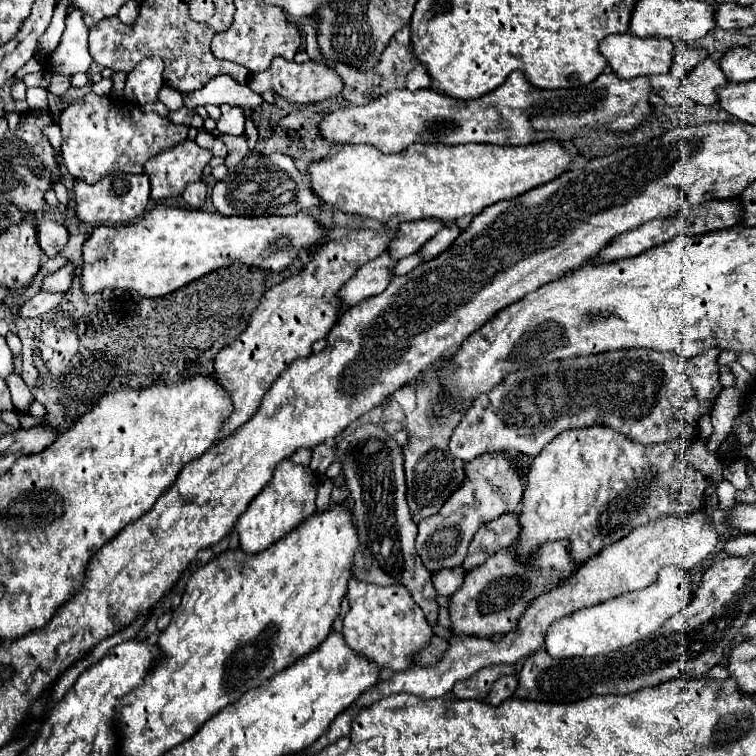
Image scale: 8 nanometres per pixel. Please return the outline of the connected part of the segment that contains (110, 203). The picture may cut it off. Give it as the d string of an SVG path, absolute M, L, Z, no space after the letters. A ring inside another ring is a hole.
M112 172L104 180L96 184L88 184L76 180L76 214L86 224L122 224L138 218L150 198L150 180L142 174L128 174L128 172Z

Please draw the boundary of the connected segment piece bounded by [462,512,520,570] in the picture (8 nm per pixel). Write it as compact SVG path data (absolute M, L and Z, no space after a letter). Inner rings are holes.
M506 512L500 518L494 518L484 526L480 526L480 530L476 532L476 538L472 540L472 546L468 548L468 558L464 560L462 566L466 570L472 570L484 564L484 560L492 556L496 550L516 542L520 534L518 520L520 520L518 512Z

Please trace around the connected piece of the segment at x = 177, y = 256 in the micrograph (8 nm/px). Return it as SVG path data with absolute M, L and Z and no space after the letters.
M156 206L136 224L126 226L96 226L92 236L82 246L82 272L80 272L80 288L82 294L98 294L102 290L134 290L142 298L158 298L186 286L188 282L230 266L234 260L242 260L248 266L258 266L268 272L284 270L300 252L300 248L308 248L318 242L326 232L320 224L308 214L296 214L288 218L280 216L262 216L262 218L246 218L246 216L222 216L204 210L192 208L174 208L174 206Z

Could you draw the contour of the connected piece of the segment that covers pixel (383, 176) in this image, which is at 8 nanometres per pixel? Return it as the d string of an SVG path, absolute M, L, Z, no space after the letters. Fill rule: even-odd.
M540 142L536 146L500 146L493 144L412 144L398 154L384 154L368 144L344 144L344 148L332 154L328 160L312 160L308 166L308 178L312 192L330 208L344 214L356 214L362 218L374 218L382 224L400 224L420 218L438 218L452 222L468 214L478 214L486 206L514 198L528 192L552 178L560 176L572 156L558 142Z

